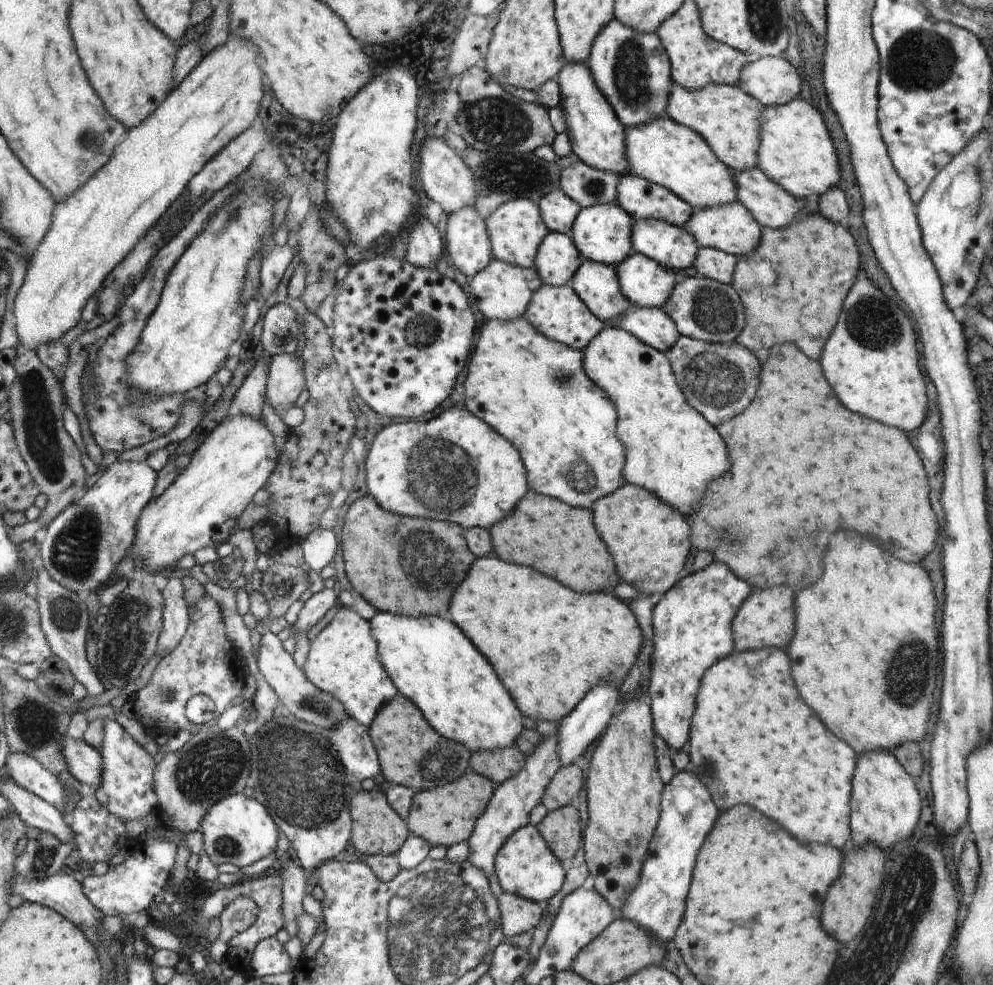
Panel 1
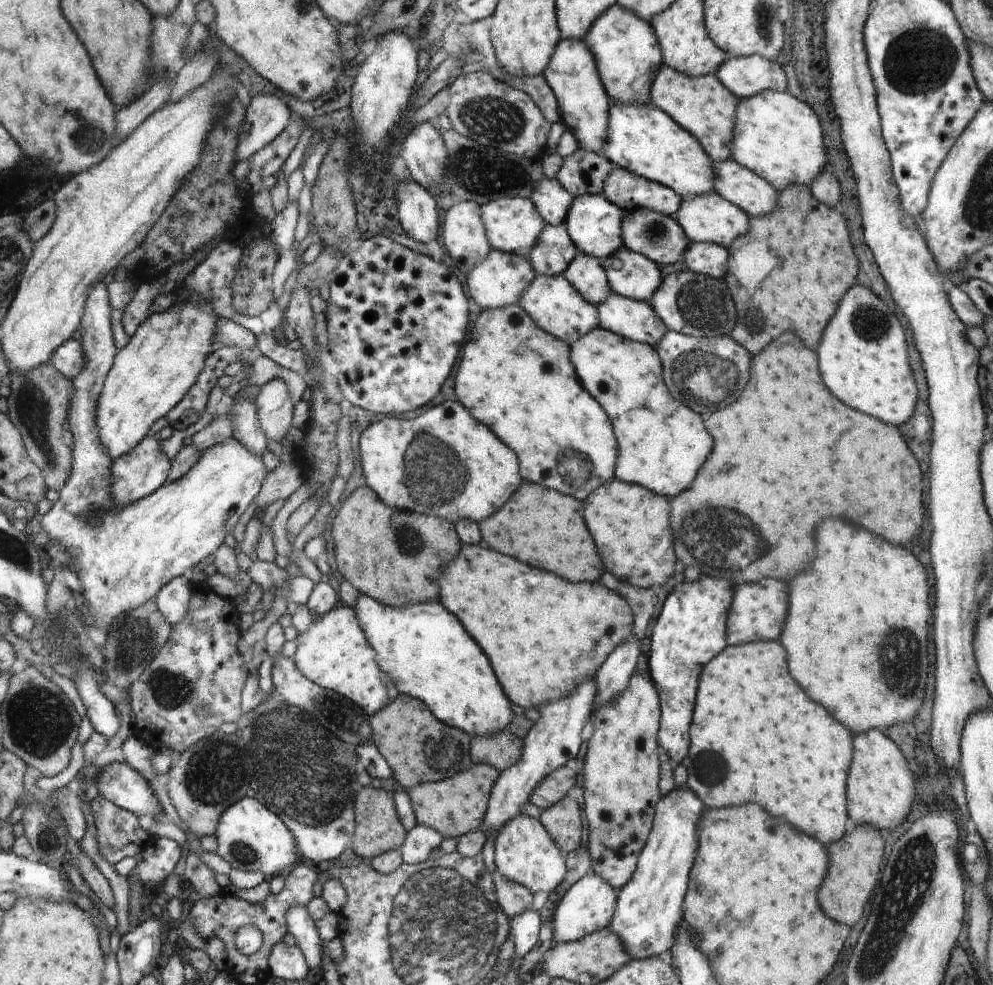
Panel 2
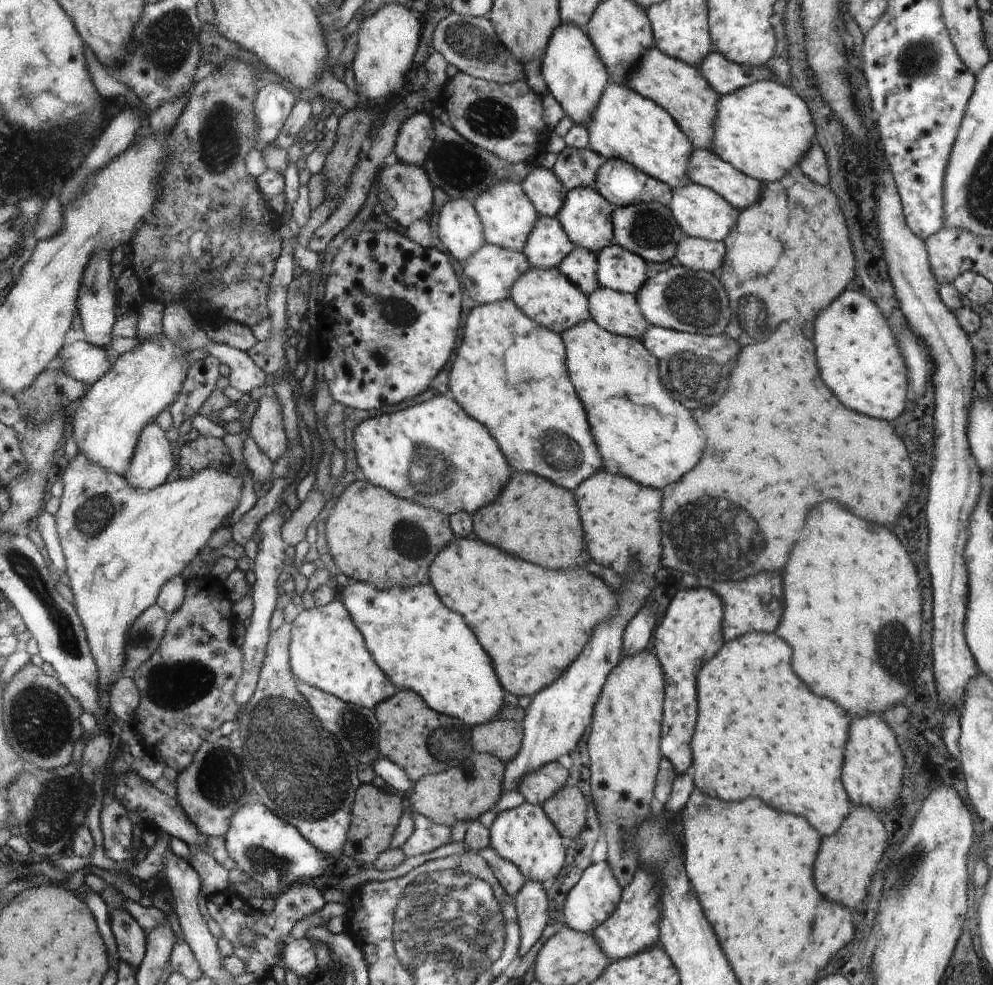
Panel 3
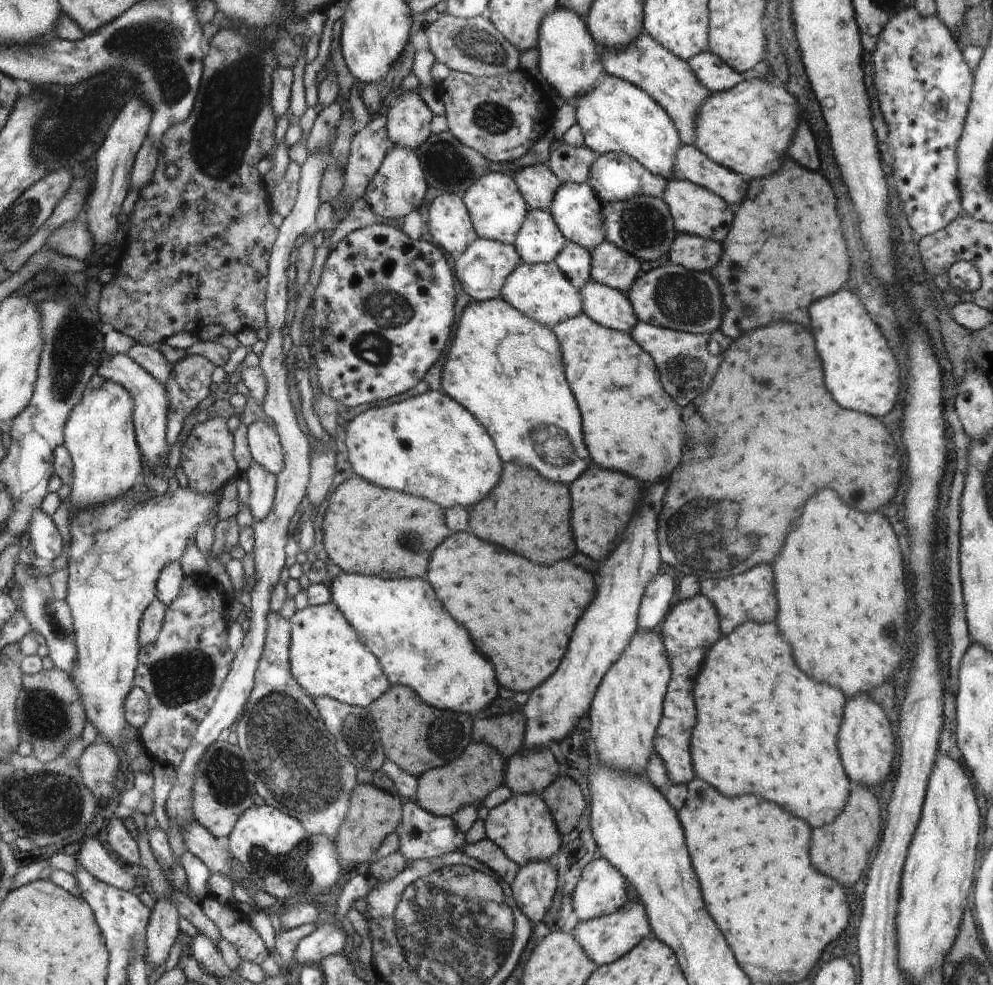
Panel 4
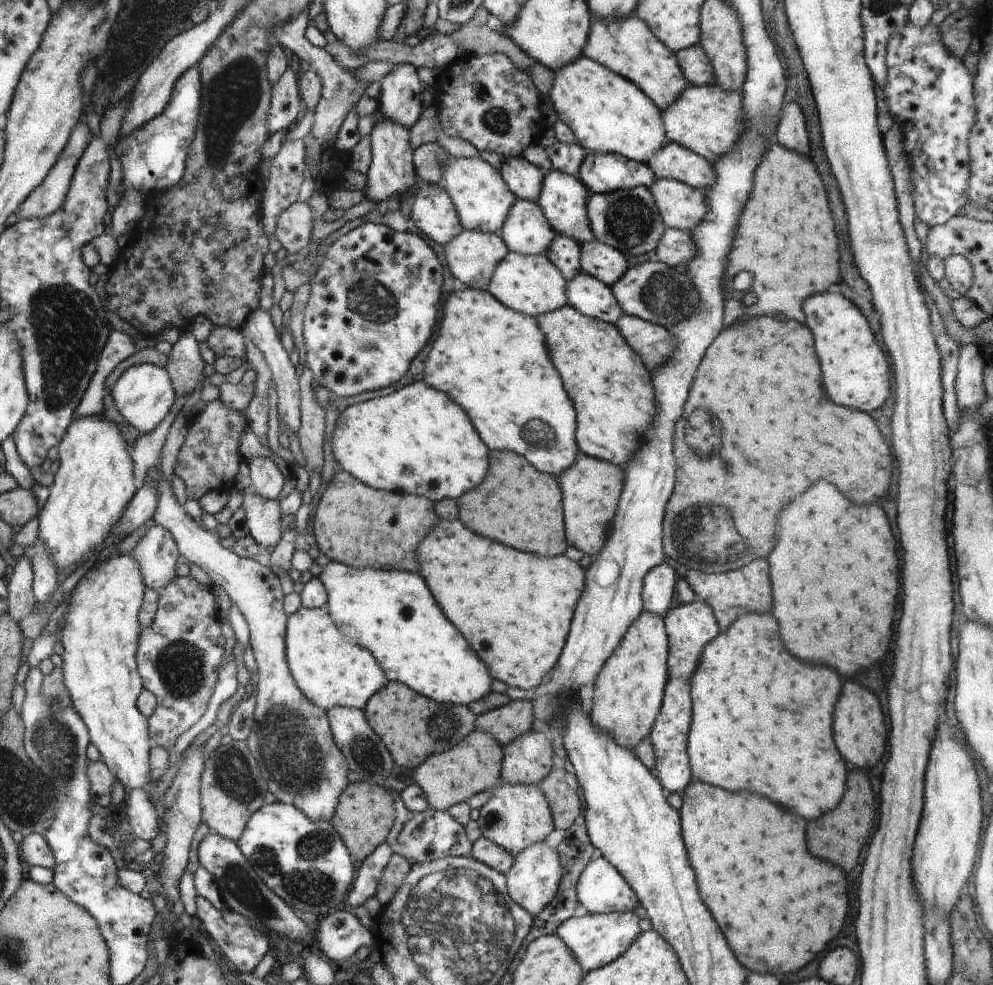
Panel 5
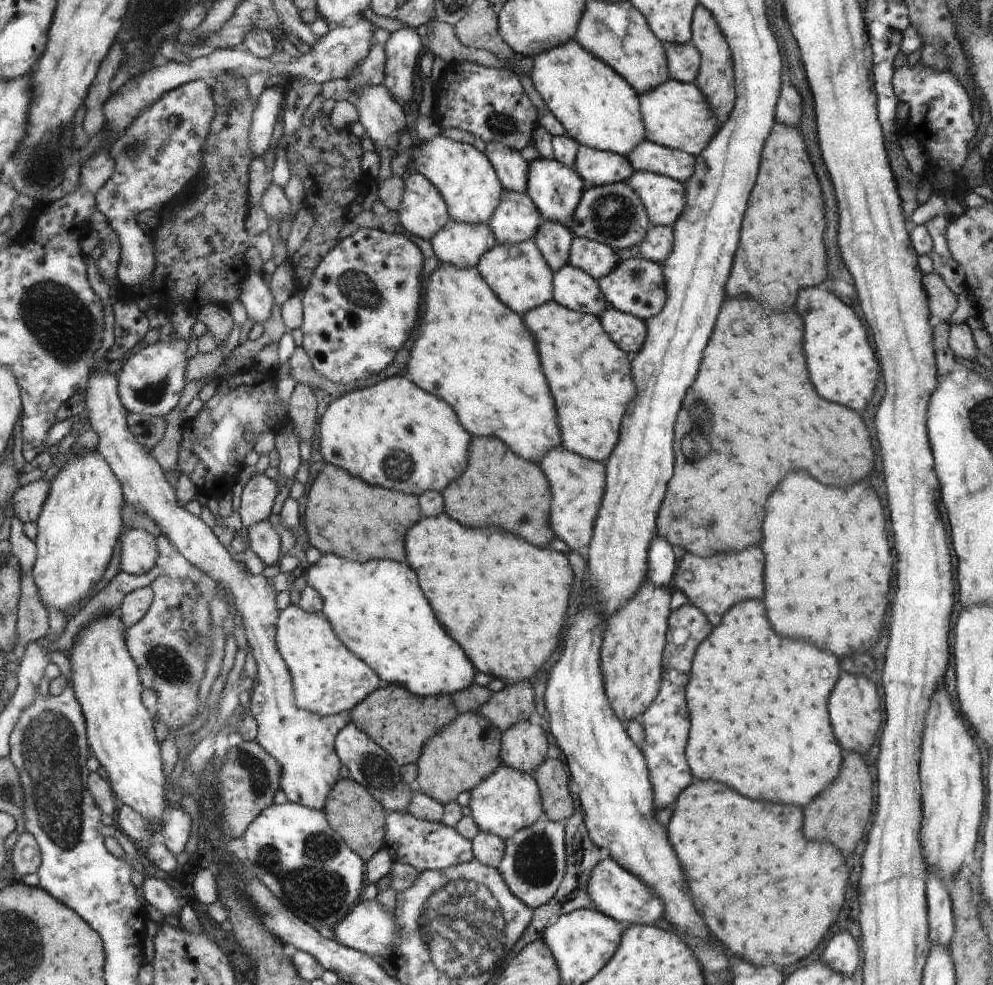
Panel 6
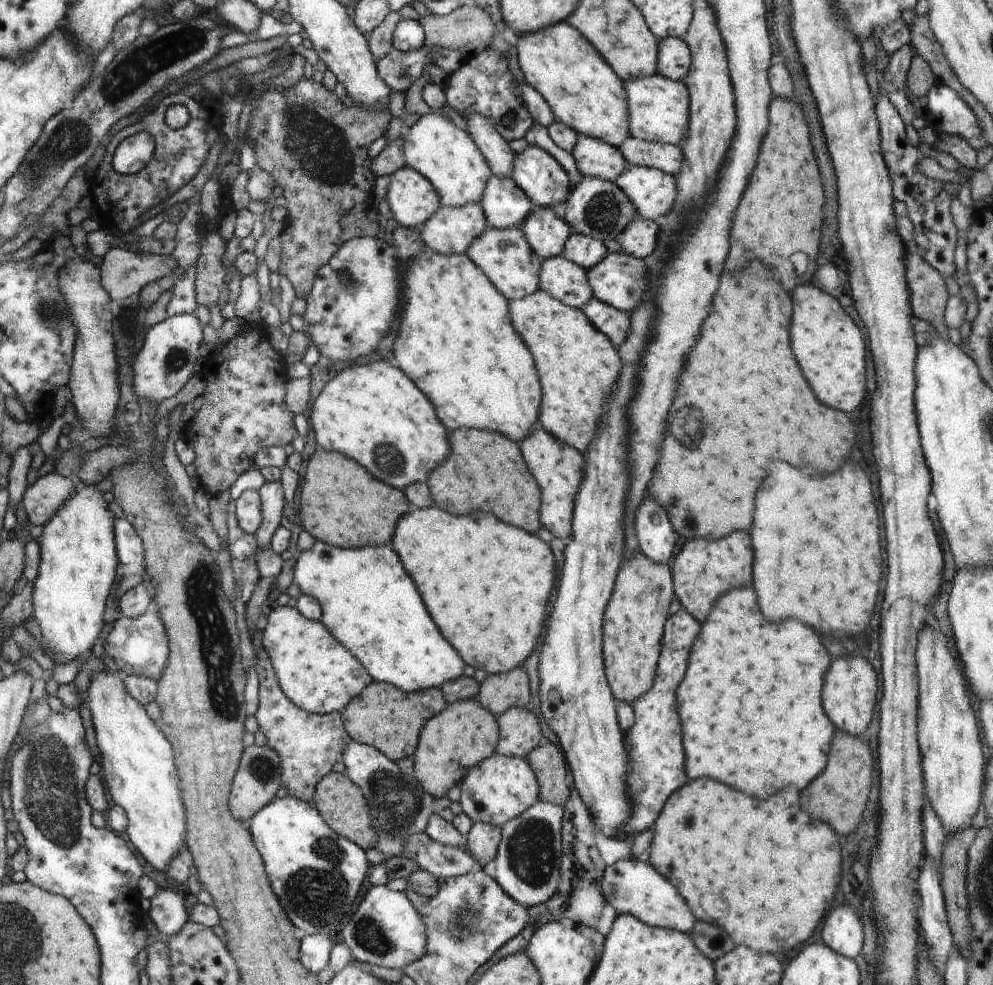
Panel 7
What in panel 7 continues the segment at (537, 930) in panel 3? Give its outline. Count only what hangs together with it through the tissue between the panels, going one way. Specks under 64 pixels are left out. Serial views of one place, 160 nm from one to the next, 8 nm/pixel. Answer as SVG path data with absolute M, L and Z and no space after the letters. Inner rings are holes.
M539 800L520 817L501 827L500 844L494 858L494 879L516 903L538 906L544 904L558 887L563 807Z

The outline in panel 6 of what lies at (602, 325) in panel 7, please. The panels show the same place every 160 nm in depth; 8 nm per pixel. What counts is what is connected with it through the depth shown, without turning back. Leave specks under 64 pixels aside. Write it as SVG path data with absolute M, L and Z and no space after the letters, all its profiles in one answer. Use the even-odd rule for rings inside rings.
M608 307L599 317L610 337L628 354L636 354L647 337L645 321L630 313Z

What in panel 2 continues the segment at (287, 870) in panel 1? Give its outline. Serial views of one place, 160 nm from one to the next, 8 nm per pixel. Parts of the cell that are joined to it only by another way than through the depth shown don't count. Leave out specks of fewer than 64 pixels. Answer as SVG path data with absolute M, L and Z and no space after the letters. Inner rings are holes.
M297 905L285 913L287 932L298 940L298 948L303 951L309 968L320 966L322 940L319 938L314 925L315 920L308 913L307 907Z

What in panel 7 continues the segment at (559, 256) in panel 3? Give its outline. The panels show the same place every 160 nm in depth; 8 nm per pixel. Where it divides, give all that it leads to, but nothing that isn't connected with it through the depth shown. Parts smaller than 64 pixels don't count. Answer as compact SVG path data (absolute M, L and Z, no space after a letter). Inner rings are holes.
M492 174L486 193L480 200L487 224L495 228L515 228L523 225L530 216L533 203L508 176Z

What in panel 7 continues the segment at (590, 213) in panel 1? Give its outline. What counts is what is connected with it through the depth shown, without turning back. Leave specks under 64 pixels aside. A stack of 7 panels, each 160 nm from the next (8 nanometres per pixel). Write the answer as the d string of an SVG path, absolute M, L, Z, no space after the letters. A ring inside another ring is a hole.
M526 146L526 150L515 154L510 176L533 205L557 209L571 193L566 170L538 146Z

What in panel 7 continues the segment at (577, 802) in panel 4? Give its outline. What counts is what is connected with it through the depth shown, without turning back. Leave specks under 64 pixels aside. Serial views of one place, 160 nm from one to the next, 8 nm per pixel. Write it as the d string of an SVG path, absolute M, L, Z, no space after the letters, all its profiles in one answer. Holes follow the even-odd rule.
M545 743L528 758L539 782L539 799L564 806L570 790L566 785L566 764L560 750L554 744Z

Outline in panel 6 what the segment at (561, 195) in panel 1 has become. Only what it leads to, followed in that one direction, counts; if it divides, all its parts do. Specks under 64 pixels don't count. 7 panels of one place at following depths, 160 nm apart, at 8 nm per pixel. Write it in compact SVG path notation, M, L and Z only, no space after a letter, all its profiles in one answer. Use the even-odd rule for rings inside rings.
M498 141L485 142L481 149L495 167L500 182L506 190L527 192L530 164L522 158L520 151L512 150Z

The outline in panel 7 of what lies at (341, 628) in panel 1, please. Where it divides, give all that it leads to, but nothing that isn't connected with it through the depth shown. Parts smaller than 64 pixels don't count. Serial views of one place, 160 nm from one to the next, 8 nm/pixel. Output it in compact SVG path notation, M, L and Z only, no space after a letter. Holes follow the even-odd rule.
M274 605L262 632L262 654L270 658L284 695L307 712L322 715L341 712L374 681L367 668L322 622L304 618L295 608Z

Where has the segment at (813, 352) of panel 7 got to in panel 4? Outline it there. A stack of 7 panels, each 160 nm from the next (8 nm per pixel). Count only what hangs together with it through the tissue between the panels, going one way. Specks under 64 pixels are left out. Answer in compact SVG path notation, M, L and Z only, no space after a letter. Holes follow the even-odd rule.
M840 290L816 302L812 306L812 332L816 334L816 350L824 358L824 378L828 378L832 398L844 408L860 410L876 418L886 416L900 392L900 372L892 350L860 300L852 292Z

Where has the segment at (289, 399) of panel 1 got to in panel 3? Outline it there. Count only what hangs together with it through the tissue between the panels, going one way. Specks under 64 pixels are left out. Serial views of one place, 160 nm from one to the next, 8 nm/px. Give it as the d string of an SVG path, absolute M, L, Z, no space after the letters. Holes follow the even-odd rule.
M271 393L262 397L252 417L249 436L272 463L288 451L288 438L284 432L280 406Z

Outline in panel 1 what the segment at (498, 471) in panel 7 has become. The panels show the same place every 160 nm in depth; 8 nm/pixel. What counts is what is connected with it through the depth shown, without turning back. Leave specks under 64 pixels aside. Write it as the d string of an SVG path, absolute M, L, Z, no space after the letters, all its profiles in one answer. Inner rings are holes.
M528 490L513 512L491 526L490 533L494 556L506 562L532 566L534 570L564 582L564 586L572 586L572 590L613 594L618 586L612 556L594 530L590 510L572 508L560 499Z

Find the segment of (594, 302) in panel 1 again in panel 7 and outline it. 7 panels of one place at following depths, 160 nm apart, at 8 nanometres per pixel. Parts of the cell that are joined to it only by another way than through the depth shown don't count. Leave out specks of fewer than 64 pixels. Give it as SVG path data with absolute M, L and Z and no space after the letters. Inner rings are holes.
M534 205L527 221L518 227L527 238L532 251L543 260L563 255L570 240L570 228L550 206Z

